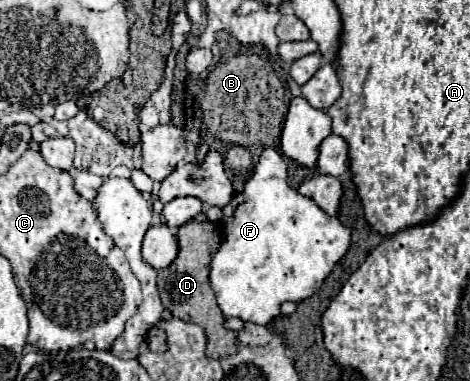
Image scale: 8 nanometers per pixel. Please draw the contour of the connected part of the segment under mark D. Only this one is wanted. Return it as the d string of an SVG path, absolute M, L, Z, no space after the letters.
M188 221L184 223L178 233L178 257L166 267L158 271L158 293L162 299L162 305L172 311L174 317L182 321L196 323L204 329L208 341L206 341L206 355L210 359L224 359L236 353L236 333L230 329L224 329L224 315L216 303L216 295L208 283L208 263L212 259L212 251L220 245L220 237L210 221Z

